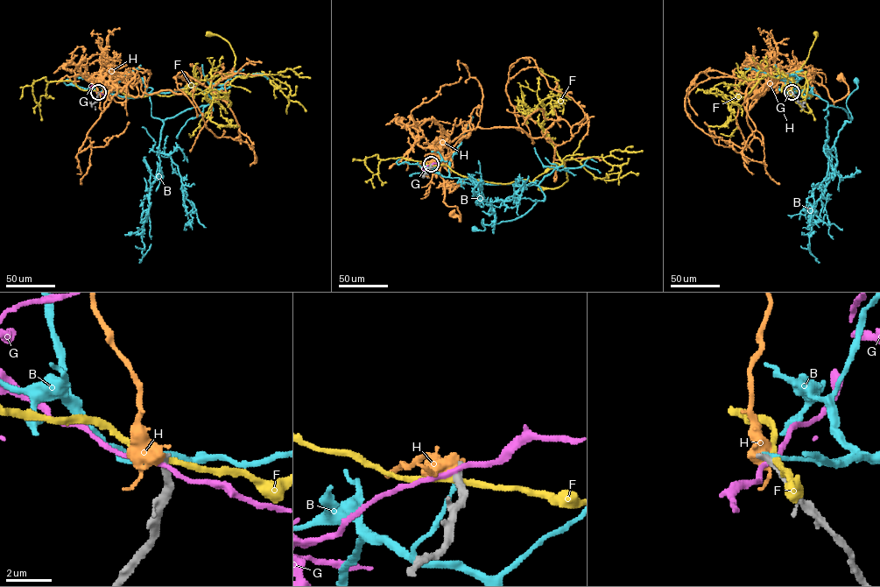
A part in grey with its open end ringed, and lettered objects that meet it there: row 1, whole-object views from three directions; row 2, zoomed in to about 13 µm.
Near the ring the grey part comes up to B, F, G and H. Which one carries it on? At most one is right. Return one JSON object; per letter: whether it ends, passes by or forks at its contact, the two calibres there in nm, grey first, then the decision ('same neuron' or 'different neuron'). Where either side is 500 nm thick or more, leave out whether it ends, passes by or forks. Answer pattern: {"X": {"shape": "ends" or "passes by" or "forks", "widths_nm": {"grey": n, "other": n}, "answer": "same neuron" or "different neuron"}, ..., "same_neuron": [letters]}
{"B": {"shape": "ends", "widths_nm": {"grey": 360, "other": 200}, "answer": "different neuron"}, "F": {"shape": "passes by", "widths_nm": {"grey": 400, "other": 240}, "answer": "different neuron"}, "G": {"shape": "passes by", "widths_nm": {"grey": 360, "other": 200}, "answer": "different neuron"}, "H": {"shape": "passes by", "widths_nm": {"grey": 320, "other": 480}, "answer": "different neuron"}, "same_neuron": []}

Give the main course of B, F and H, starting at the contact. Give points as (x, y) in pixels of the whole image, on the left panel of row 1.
B: (98, 92), (137, 97), (196, 87), (212, 102), (163, 120), (153, 117), (152, 88), (142, 81)
F: (98, 92), (115, 88), (131, 96), (202, 93), (221, 77), (230, 76), (235, 65), (229, 44), (208, 33)
H: (98, 92), (92, 77), (108, 74), (110, 96), (124, 102), (126, 81), (120, 77)

